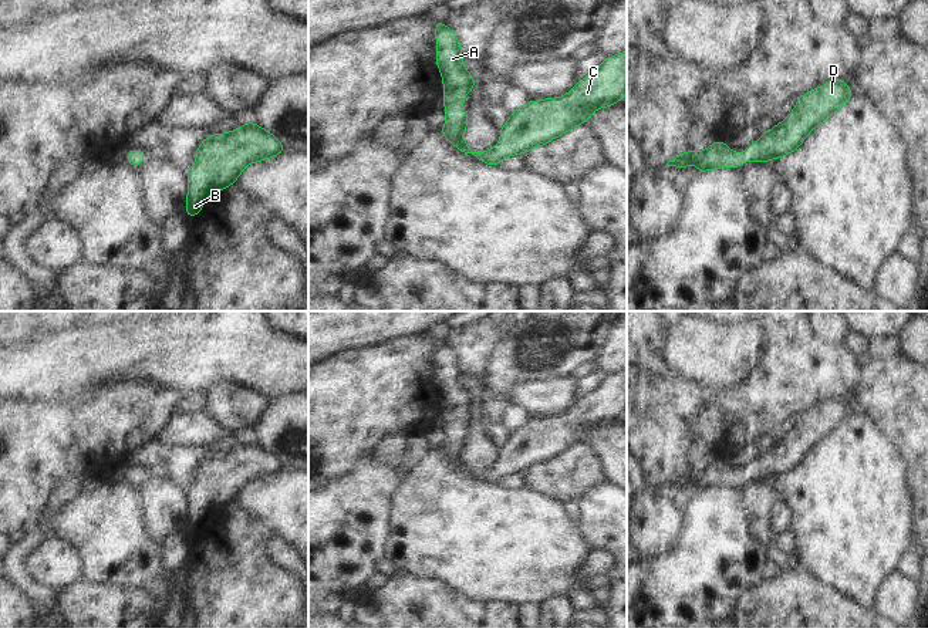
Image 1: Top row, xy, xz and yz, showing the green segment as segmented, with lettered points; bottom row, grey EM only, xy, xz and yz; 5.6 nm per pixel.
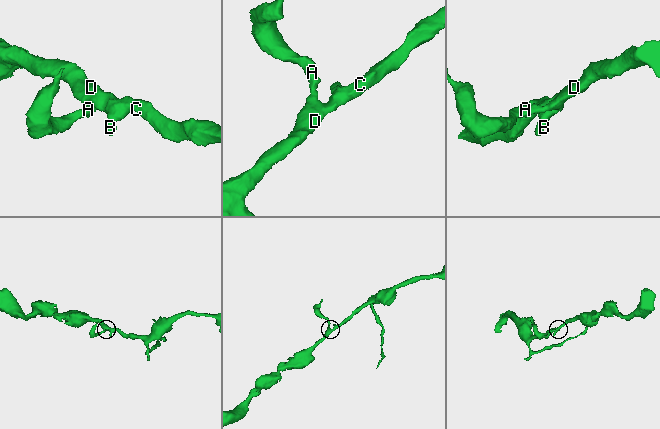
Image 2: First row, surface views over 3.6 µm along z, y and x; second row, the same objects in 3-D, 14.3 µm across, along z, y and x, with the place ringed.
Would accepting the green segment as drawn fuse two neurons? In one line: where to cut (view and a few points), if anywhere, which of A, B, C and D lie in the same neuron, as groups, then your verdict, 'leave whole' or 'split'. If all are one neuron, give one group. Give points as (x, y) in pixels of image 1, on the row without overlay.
cut none; groups A B C D; leave whole

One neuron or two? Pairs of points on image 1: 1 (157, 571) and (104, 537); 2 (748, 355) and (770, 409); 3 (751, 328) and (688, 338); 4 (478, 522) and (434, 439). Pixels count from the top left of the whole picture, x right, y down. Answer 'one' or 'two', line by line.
1: one
2: two
3: one
4: two

